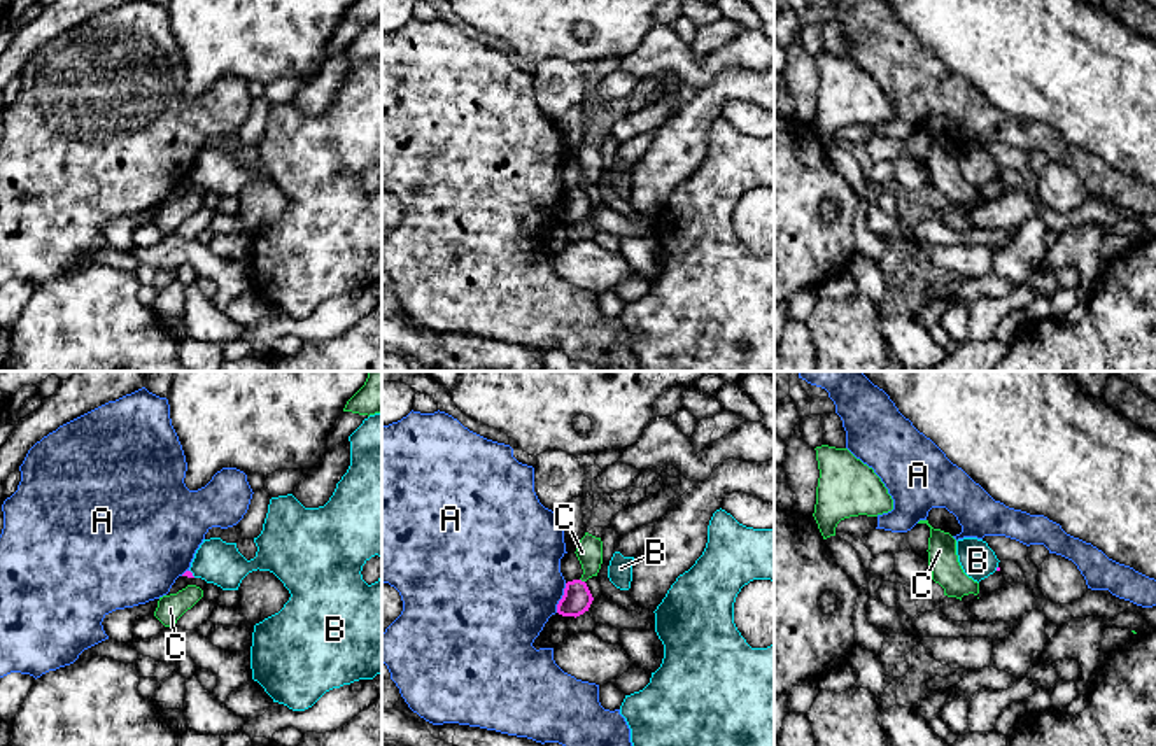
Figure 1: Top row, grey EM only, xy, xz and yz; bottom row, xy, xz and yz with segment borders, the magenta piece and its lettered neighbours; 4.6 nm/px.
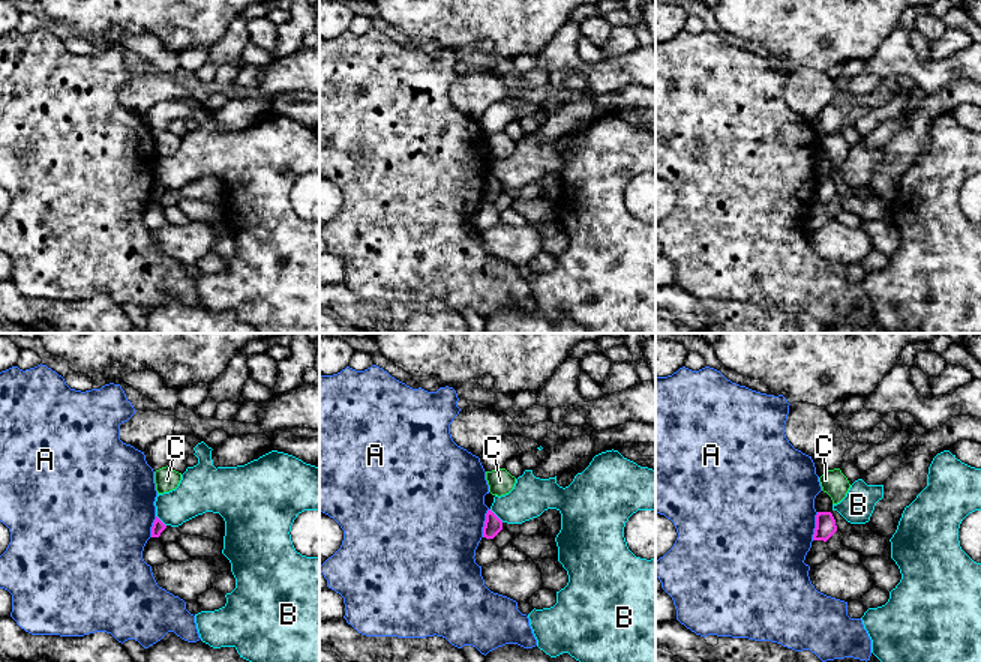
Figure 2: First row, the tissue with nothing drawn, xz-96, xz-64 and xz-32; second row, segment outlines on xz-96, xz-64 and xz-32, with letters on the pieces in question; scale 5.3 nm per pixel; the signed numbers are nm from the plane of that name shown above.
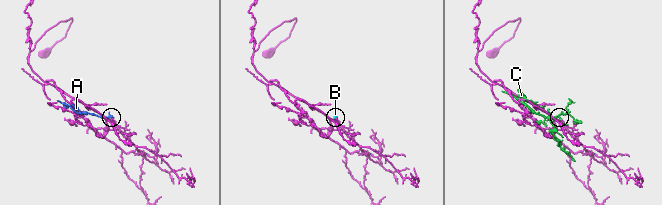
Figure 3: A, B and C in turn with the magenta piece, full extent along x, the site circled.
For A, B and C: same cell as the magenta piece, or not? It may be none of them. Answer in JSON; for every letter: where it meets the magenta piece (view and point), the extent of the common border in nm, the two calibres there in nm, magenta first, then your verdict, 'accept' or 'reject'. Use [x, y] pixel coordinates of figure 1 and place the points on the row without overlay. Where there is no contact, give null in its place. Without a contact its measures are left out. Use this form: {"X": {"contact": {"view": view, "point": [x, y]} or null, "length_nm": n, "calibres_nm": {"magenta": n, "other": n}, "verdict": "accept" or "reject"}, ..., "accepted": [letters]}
{"A": {"contact": {"view": "xz", "point": [563, 205]}, "length_nm": 140, "calibres_nm": {"magenta": 140, "other": 480}, "verdict": "reject"}, "B": {"contact": {"view": "xy", "point": [191, 181]}, "length_nm": 50, "calibres_nm": {"magenta": 30, "other": 200}, "verdict": "reject"}, "C": {"contact": {"view": "xz", "point": [580, 188]}, "length_nm": 30, "calibres_nm": {"magenta": 140, "other": 120}, "verdict": "reject"}, "accepted": []}

